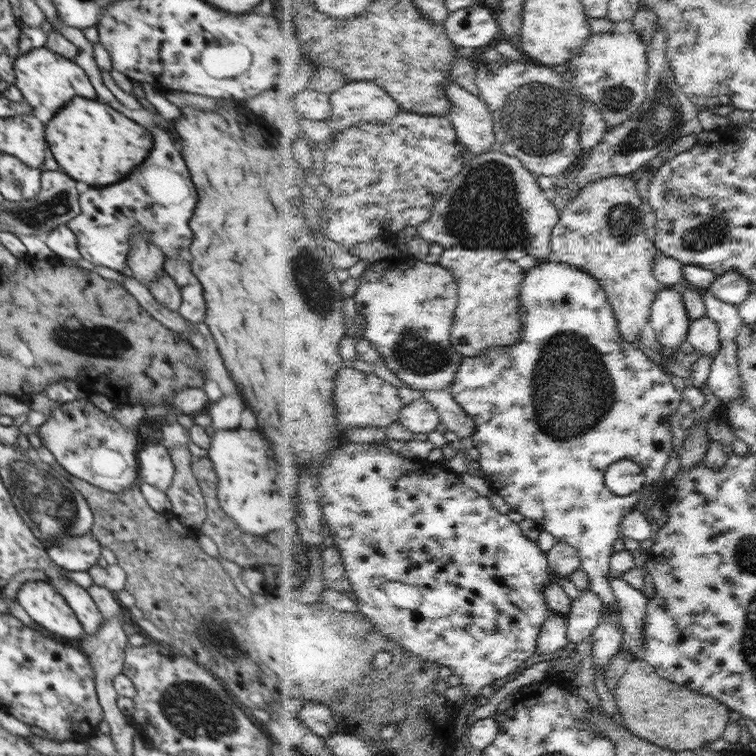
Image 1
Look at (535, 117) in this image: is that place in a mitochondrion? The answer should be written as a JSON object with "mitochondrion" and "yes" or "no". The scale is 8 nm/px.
{"mitochondrion":"yes"}

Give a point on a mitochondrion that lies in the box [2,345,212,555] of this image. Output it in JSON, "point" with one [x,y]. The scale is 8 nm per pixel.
{"point":[50,506]}

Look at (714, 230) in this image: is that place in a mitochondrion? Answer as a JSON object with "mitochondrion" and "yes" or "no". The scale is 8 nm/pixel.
{"mitochondrion":"yes"}

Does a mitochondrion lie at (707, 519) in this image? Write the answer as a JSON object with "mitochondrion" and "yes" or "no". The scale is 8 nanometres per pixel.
{"mitochondrion":"no"}

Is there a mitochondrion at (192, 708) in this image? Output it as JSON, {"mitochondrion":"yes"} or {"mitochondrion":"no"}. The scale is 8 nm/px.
{"mitochondrion":"yes"}

